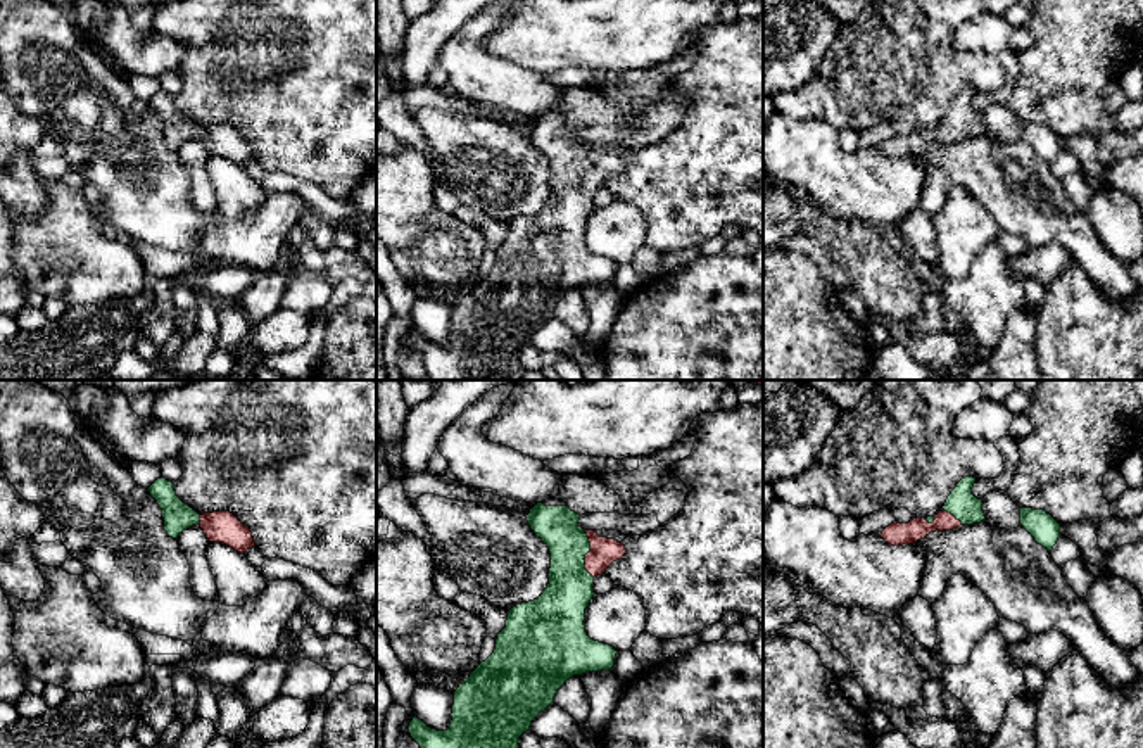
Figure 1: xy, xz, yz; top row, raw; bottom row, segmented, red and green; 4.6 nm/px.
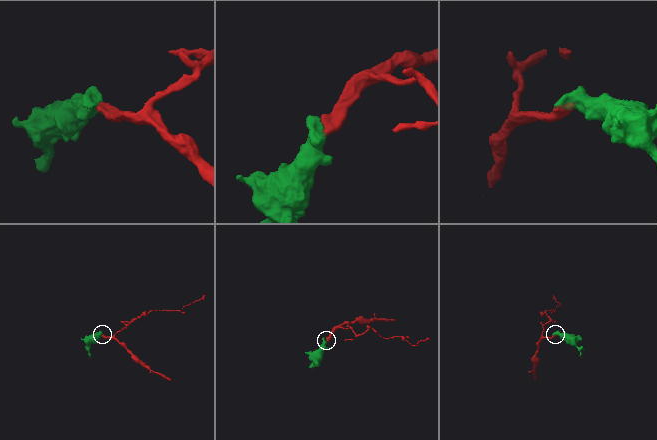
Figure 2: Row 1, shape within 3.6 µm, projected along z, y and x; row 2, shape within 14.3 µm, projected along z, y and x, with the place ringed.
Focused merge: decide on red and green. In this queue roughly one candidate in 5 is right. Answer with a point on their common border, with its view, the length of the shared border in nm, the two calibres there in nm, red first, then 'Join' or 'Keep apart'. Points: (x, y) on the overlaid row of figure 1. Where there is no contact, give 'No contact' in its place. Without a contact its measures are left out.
Touches red at xz (586, 555). Shared border 220 nm. Thickness 130 nm (red) against 220 nm. Join

